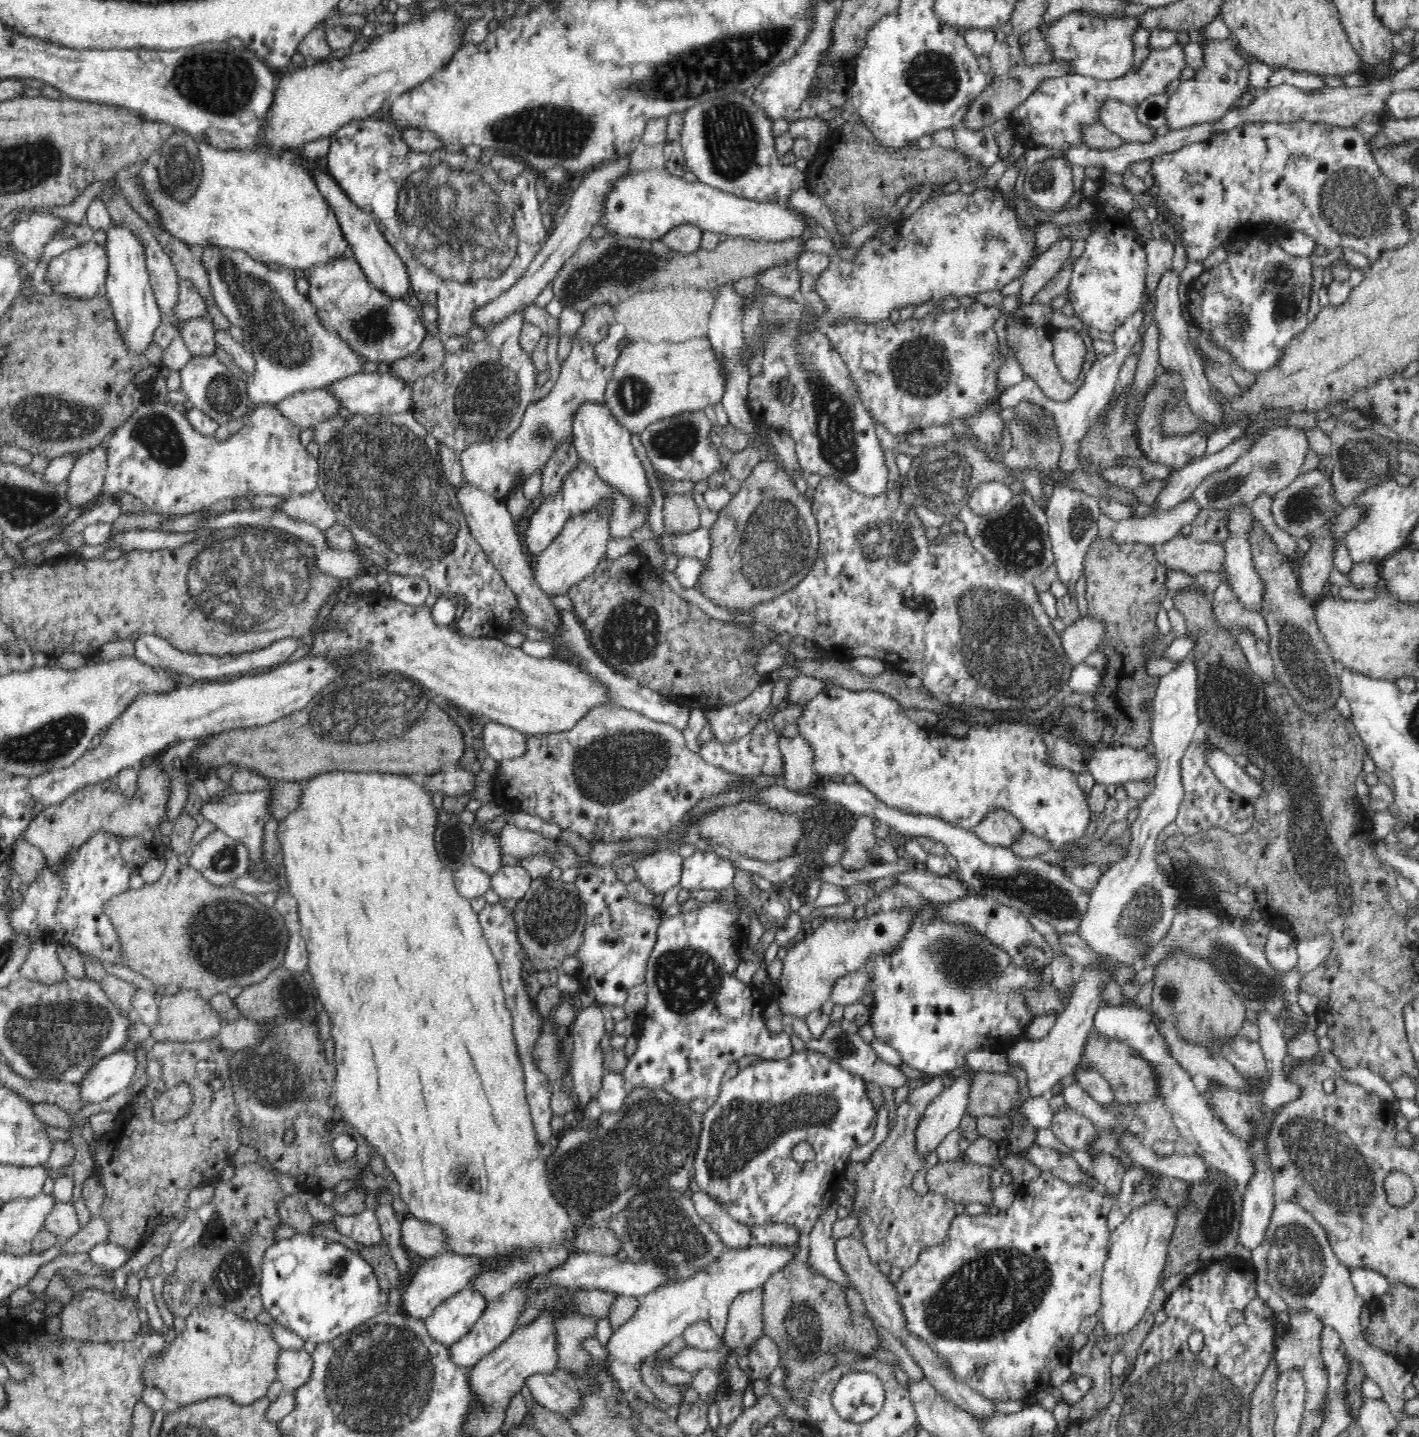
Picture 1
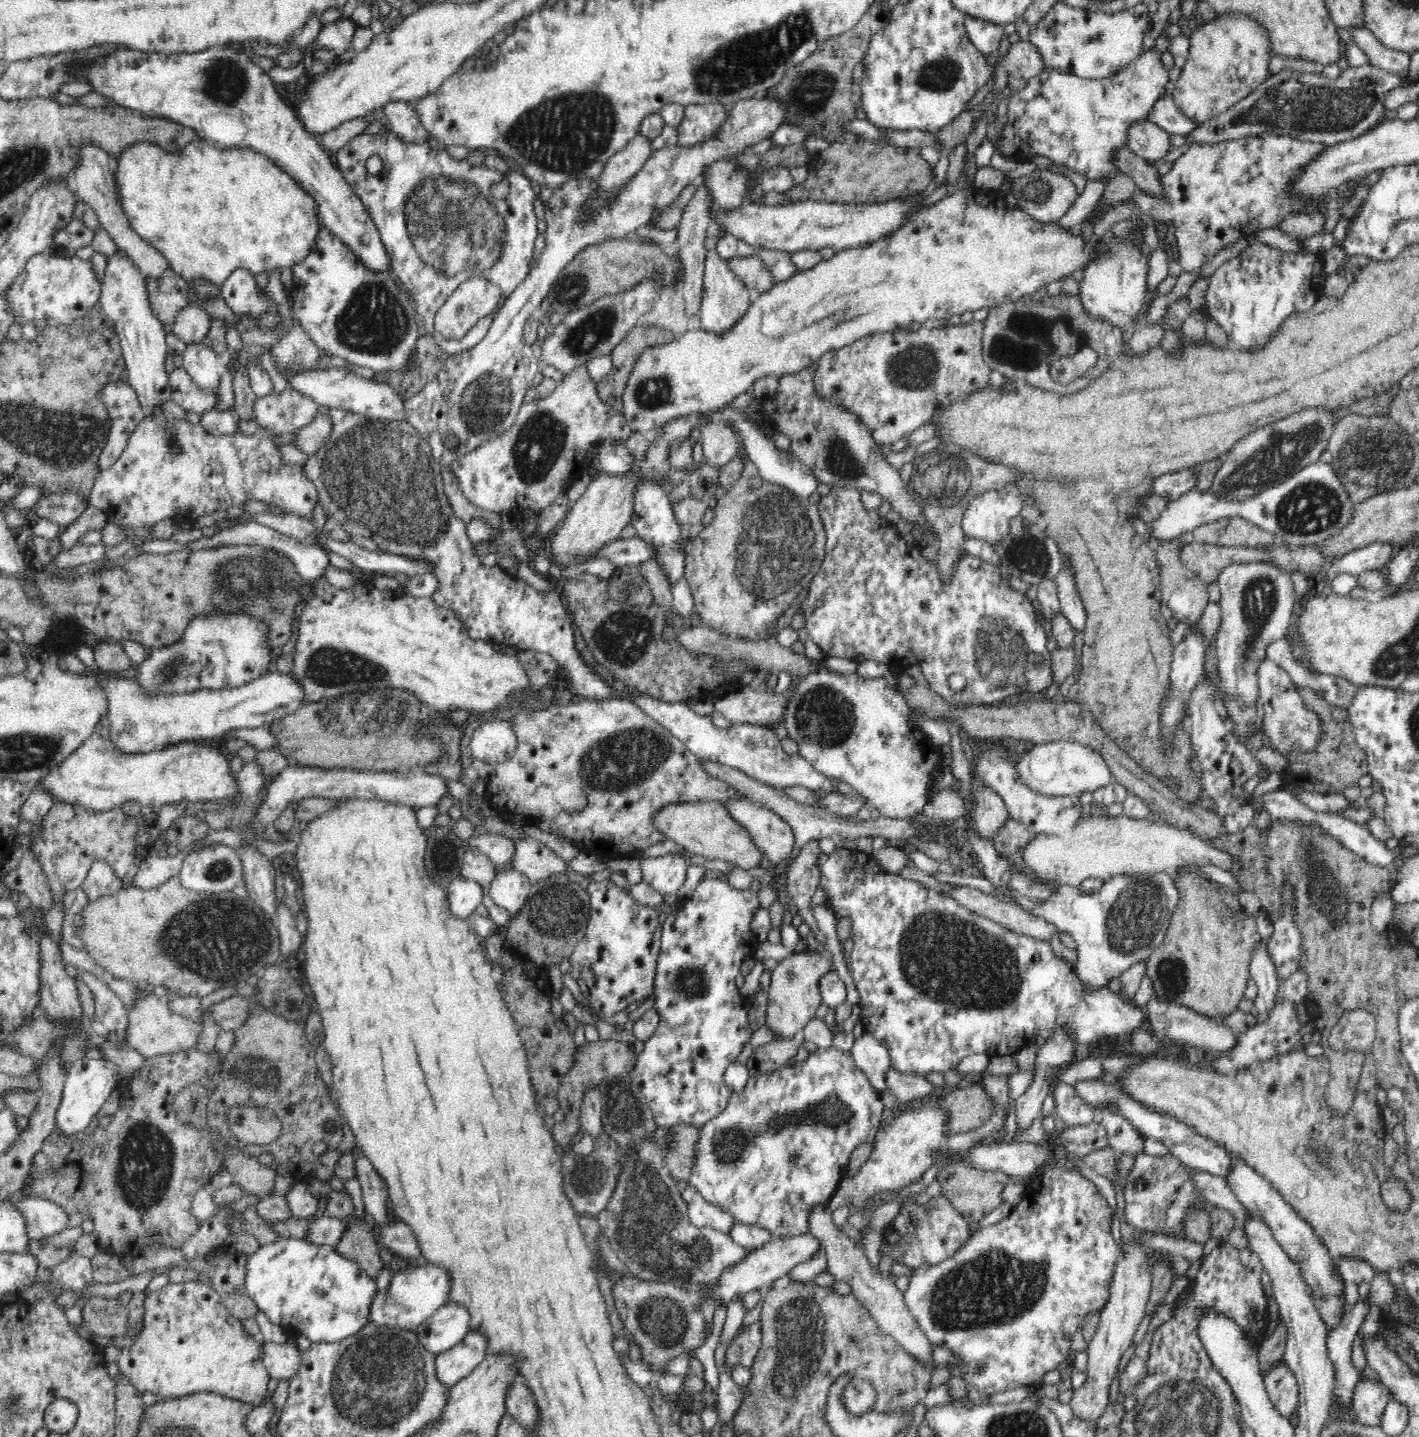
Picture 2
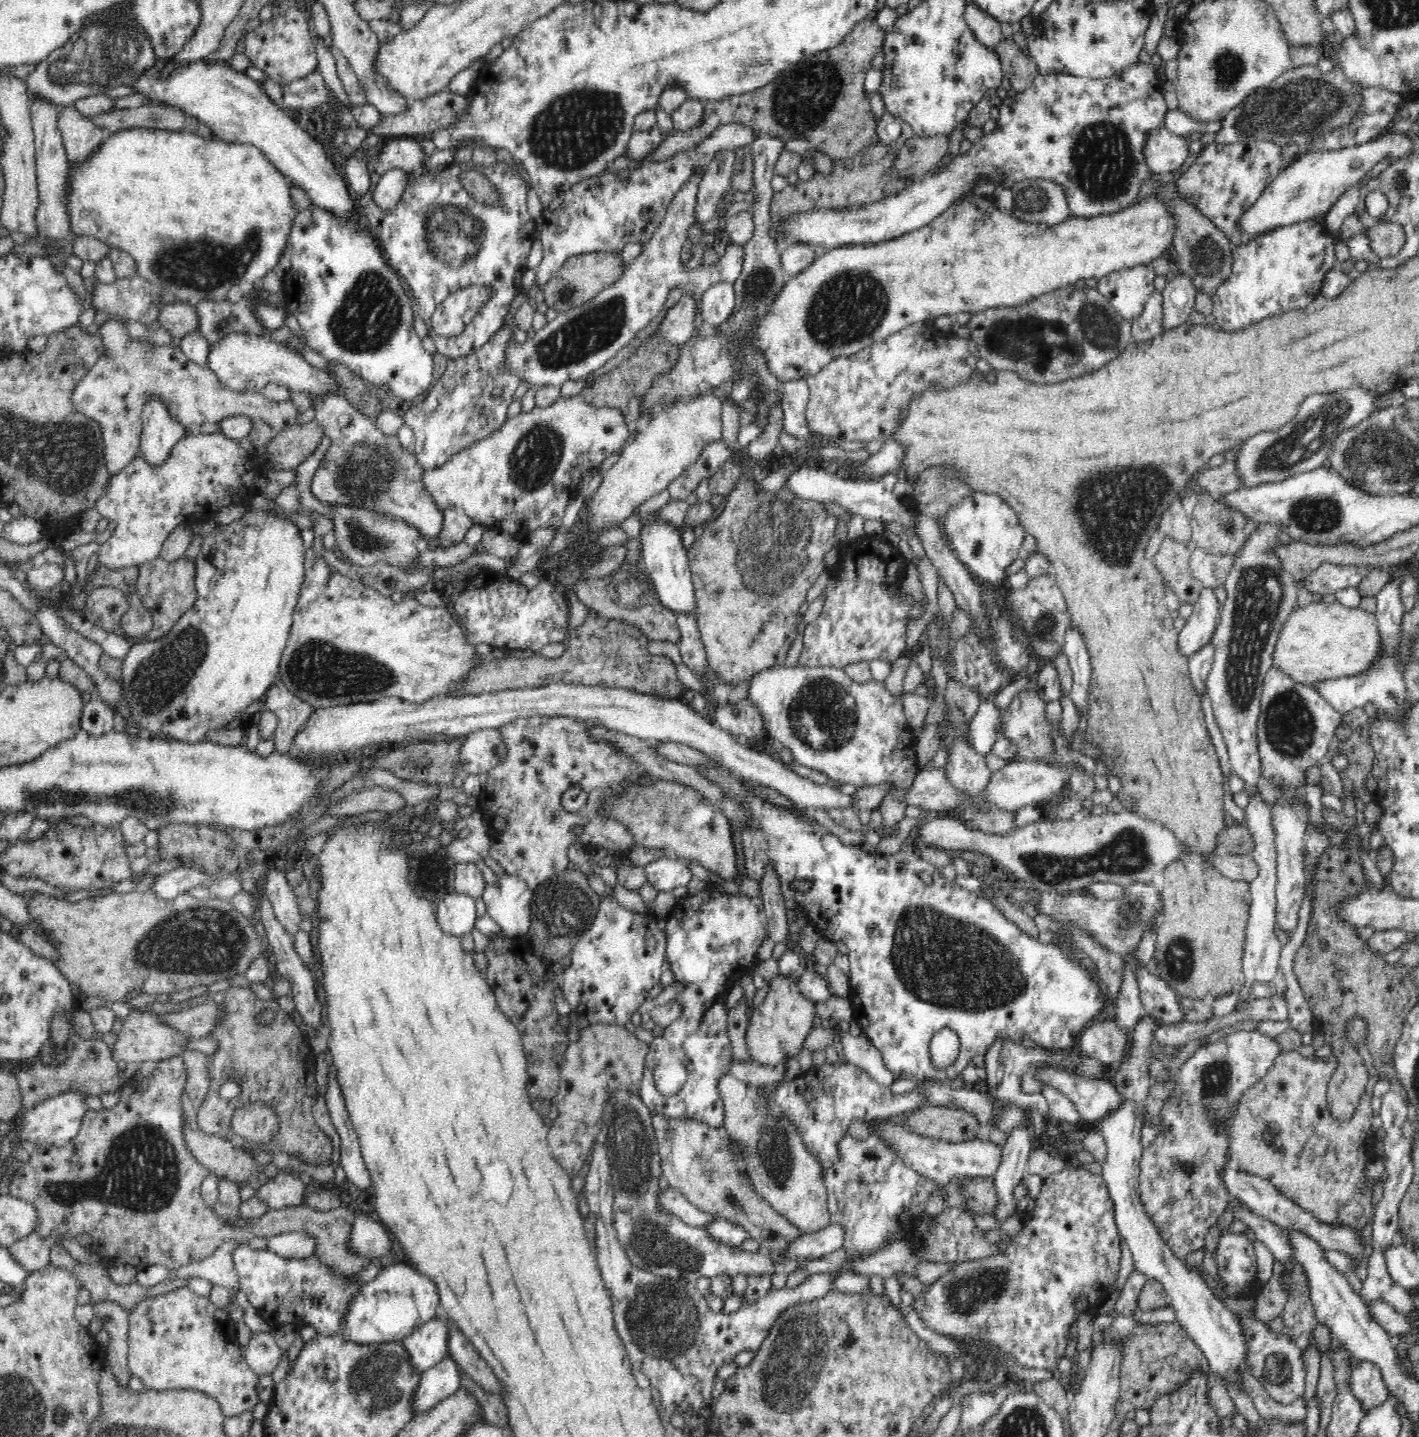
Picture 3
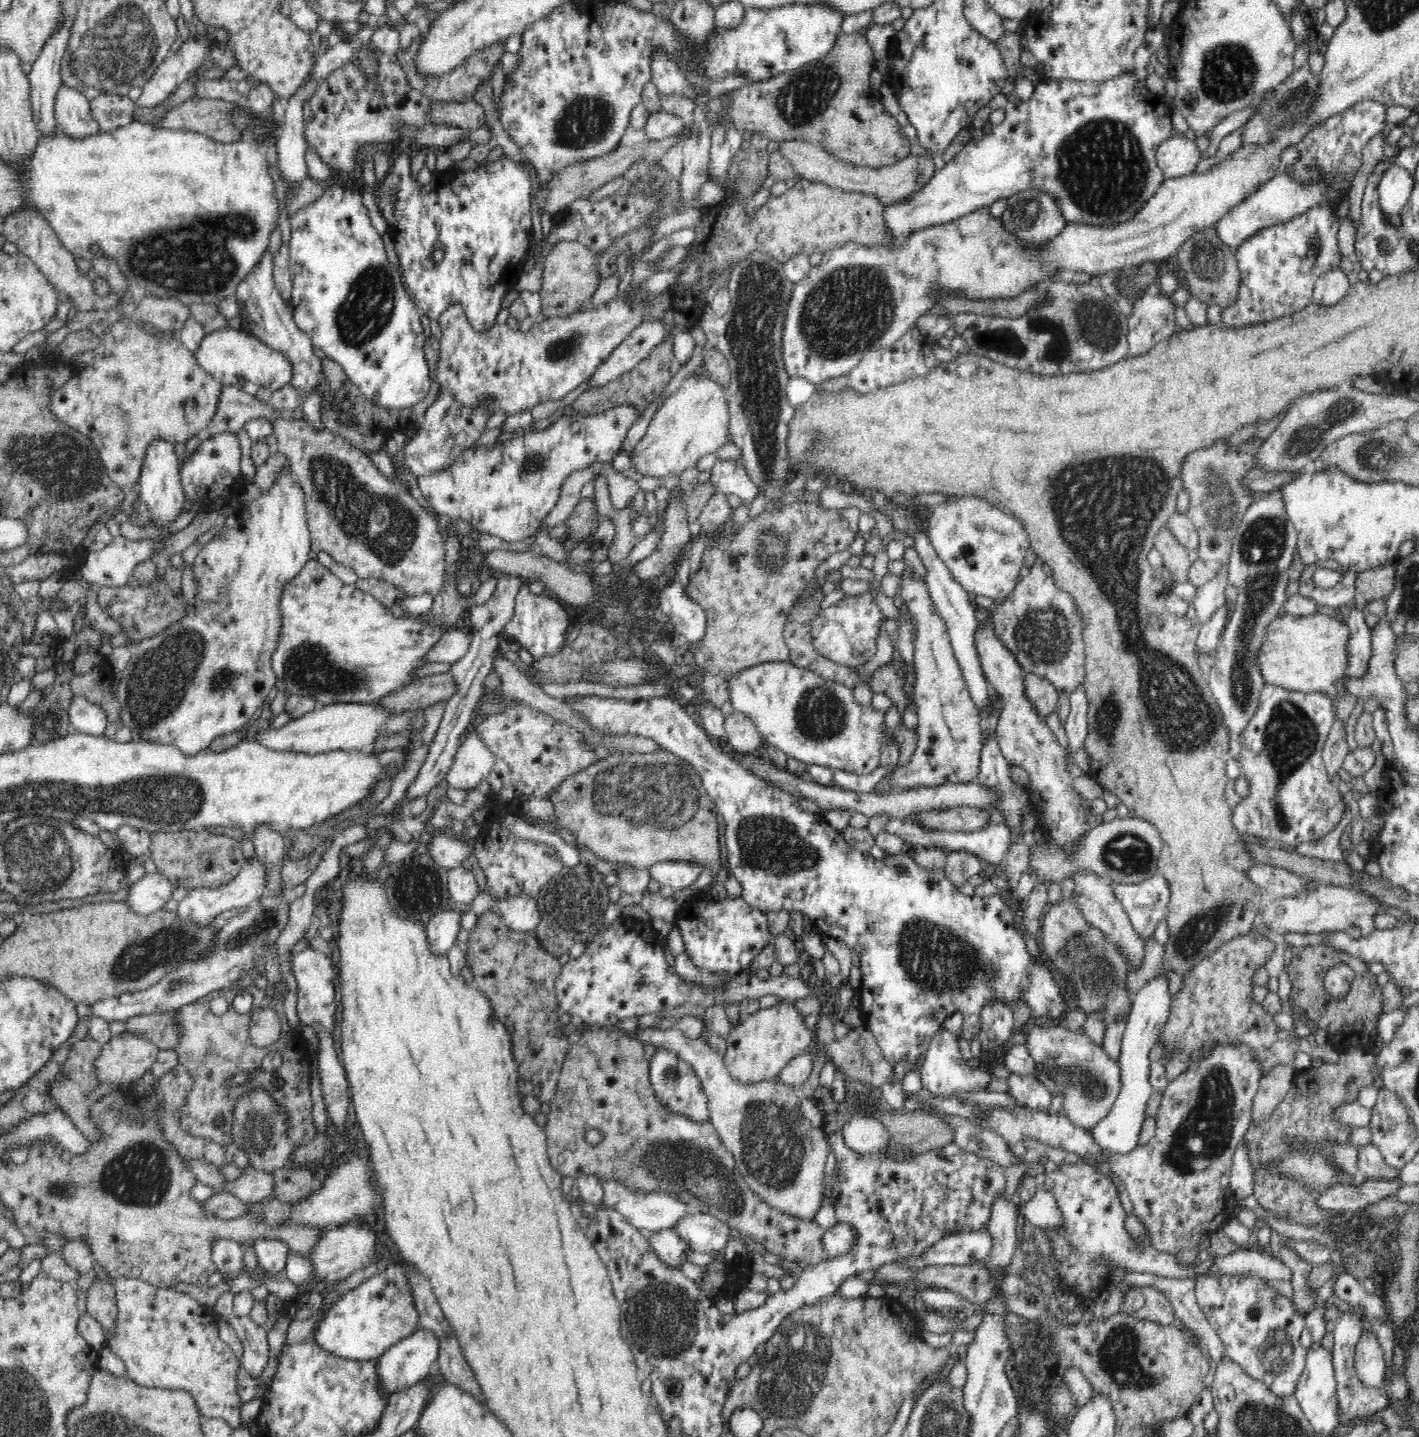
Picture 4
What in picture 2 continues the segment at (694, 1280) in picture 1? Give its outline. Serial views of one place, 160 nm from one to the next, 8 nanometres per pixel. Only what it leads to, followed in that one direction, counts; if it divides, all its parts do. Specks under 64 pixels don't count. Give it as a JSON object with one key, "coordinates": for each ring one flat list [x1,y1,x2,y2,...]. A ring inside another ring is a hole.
{"coordinates":[[810,1232,793,1237,773,1236,764,1246,746,1252,738,1264,732,1264,720,1274,718,1290,714,1290,716,1302,733,1302,734,1299,744,1296,747,1292,761,1290,778,1278,788,1274,797,1264,810,1260,820,1248,820,1241]]}

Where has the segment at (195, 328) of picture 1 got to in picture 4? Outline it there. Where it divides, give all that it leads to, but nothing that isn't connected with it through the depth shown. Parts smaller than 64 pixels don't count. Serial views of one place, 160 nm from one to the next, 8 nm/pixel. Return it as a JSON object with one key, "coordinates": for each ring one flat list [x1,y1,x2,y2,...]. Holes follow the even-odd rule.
{"coordinates":[[141,294,139,301,136,319,150,323,161,331,180,330,191,316,189,305,185,305,178,298]]}

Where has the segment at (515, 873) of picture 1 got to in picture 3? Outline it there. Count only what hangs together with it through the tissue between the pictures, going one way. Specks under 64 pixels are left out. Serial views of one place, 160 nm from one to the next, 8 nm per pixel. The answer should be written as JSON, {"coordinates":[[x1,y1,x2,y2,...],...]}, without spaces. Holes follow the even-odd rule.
{"coordinates":[[505,874,497,878,493,884,487,884,482,898,486,905,486,914,500,926,504,934,511,937,521,936,530,928,530,900,533,890,528,888,524,880,518,876]]}

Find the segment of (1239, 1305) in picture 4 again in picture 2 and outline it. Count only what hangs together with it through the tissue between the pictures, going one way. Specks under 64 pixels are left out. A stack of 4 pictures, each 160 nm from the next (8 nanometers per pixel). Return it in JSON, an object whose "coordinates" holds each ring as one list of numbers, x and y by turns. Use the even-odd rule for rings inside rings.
{"coordinates":[[1284,1360,1278,1361,1263,1374,1263,1381,1276,1411,1289,1418,1299,1404,1299,1386,1294,1373]]}

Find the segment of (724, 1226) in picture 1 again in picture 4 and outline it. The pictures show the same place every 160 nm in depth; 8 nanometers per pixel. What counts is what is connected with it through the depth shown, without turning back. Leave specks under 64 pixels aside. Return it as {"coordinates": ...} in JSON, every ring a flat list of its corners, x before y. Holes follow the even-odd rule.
{"coordinates":[[603,1180,604,1194,601,1204,609,1205,616,1212,619,1212,628,1223,636,1227,641,1232,654,1233,658,1230,673,1228,675,1224,691,1212,689,1205,676,1197,672,1192,632,1192,626,1188,625,1184,615,1180]]}

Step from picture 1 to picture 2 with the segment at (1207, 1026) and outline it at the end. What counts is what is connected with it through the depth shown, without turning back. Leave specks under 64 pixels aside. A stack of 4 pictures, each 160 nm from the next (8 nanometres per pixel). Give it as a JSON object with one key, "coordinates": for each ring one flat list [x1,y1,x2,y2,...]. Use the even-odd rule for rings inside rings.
{"coordinates":[[1178,870,1173,881,1179,892,1179,901,1171,918,1164,940,1146,960,1146,974,1153,982,1154,995,1158,999,1180,1004,1214,1020,1237,1010,1243,998,1248,980,1248,964,1261,937,1256,929,1256,918,1247,916,1238,902,1238,894,1226,893,1224,887,1197,871]]}

